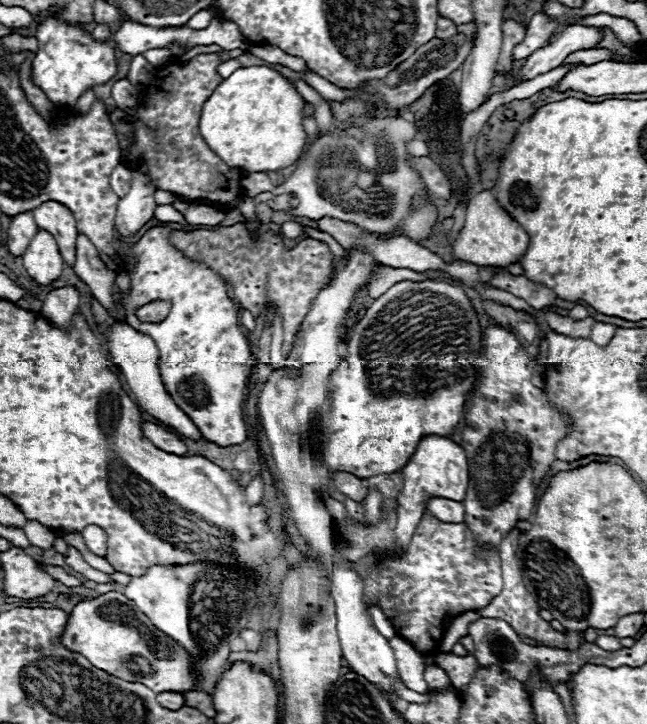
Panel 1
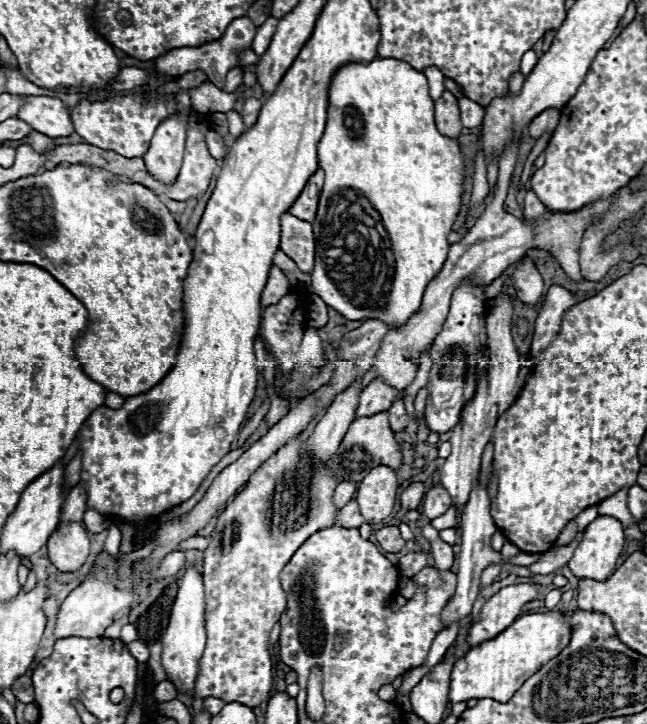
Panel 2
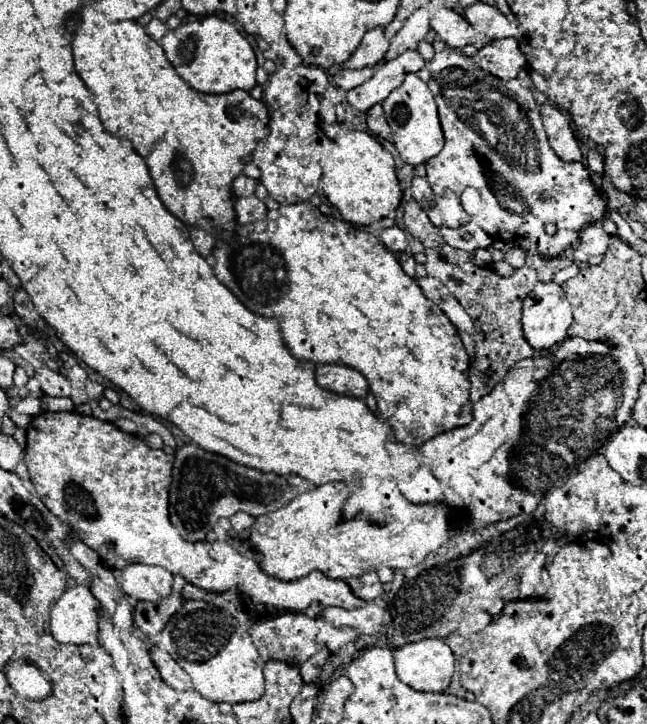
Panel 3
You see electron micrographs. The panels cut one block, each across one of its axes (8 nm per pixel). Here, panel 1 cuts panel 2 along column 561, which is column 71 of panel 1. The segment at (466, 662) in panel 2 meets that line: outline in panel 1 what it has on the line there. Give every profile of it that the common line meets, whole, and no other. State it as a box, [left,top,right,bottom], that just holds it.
[60,592,196,694]

